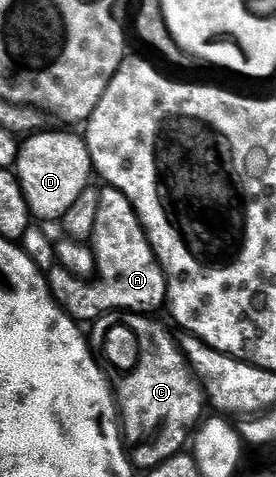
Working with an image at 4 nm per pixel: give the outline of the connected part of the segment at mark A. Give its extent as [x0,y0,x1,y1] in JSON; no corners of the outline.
[48,187,167,323]

